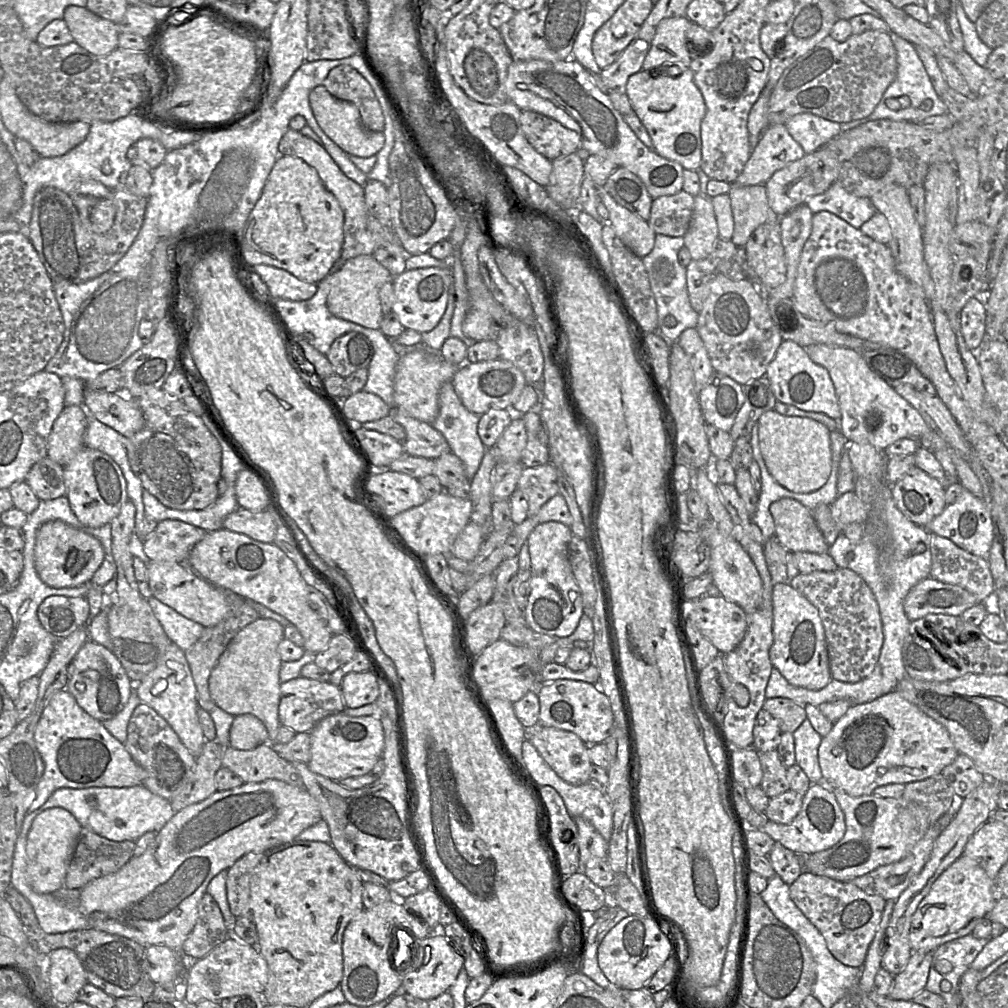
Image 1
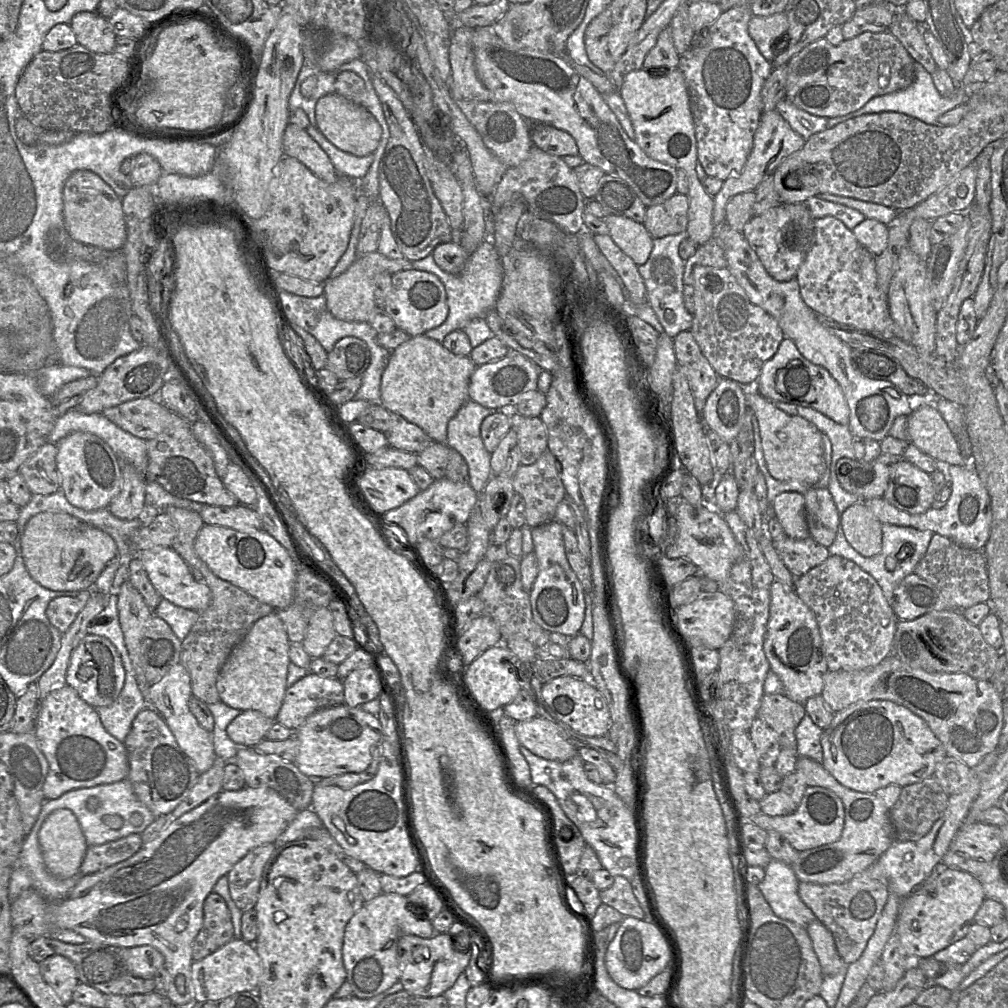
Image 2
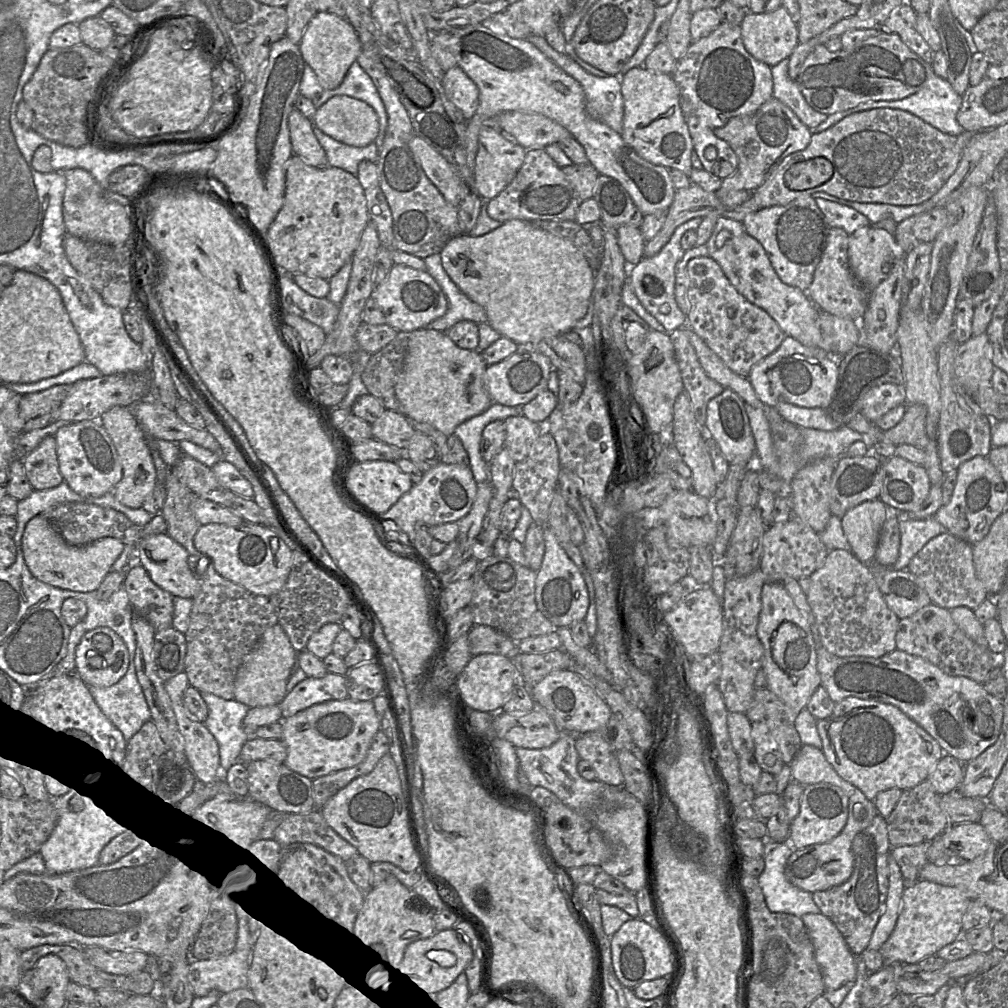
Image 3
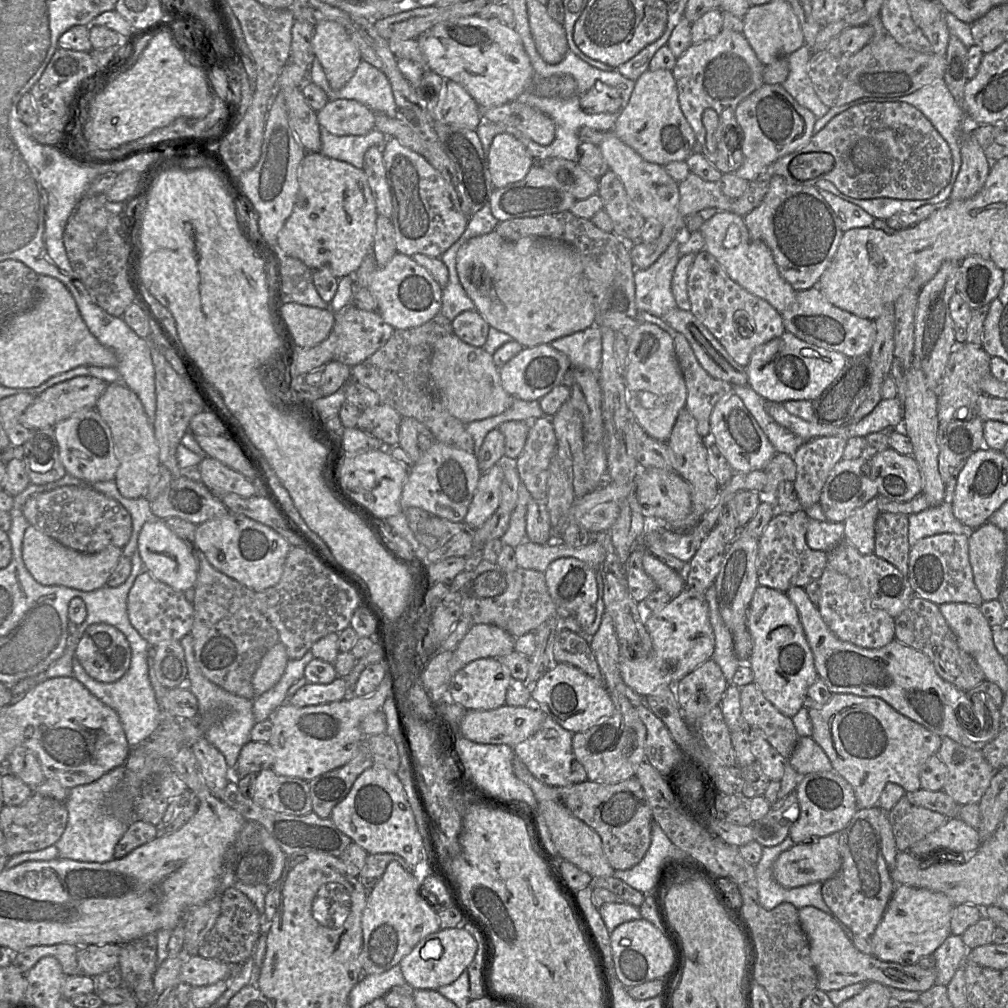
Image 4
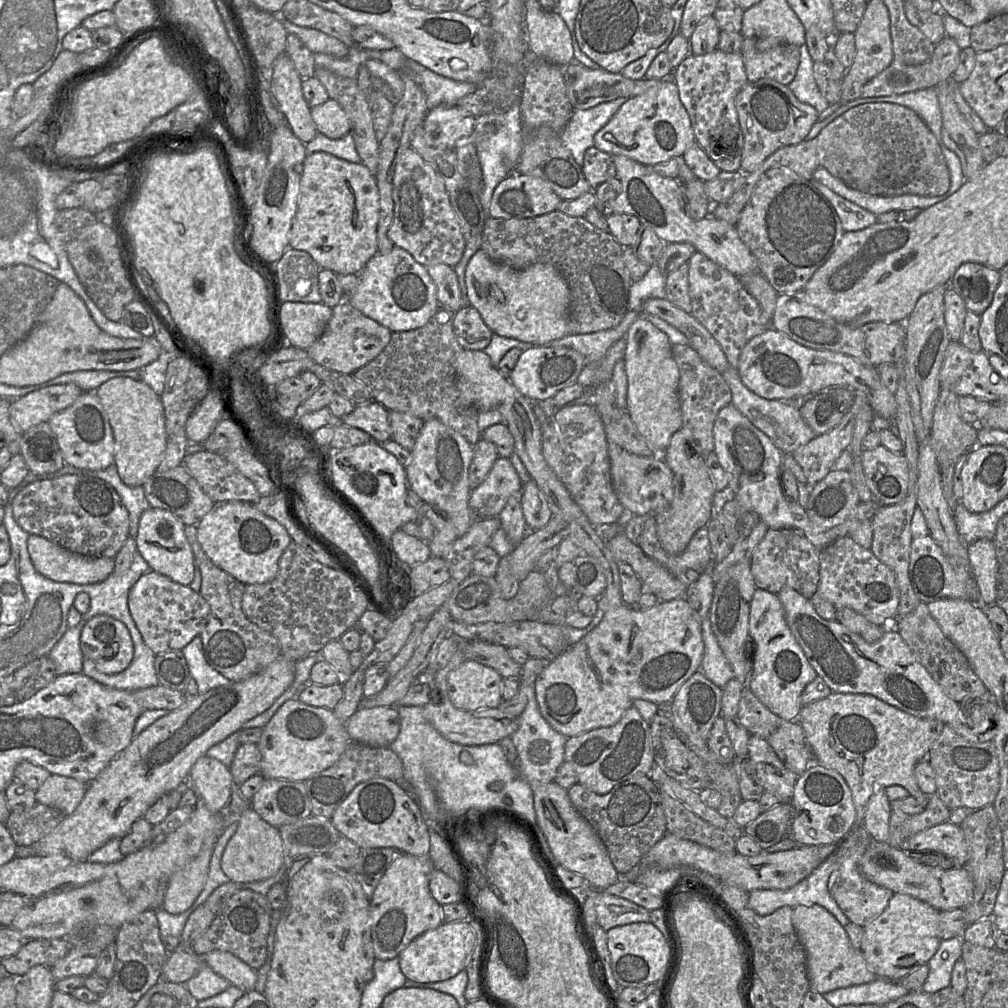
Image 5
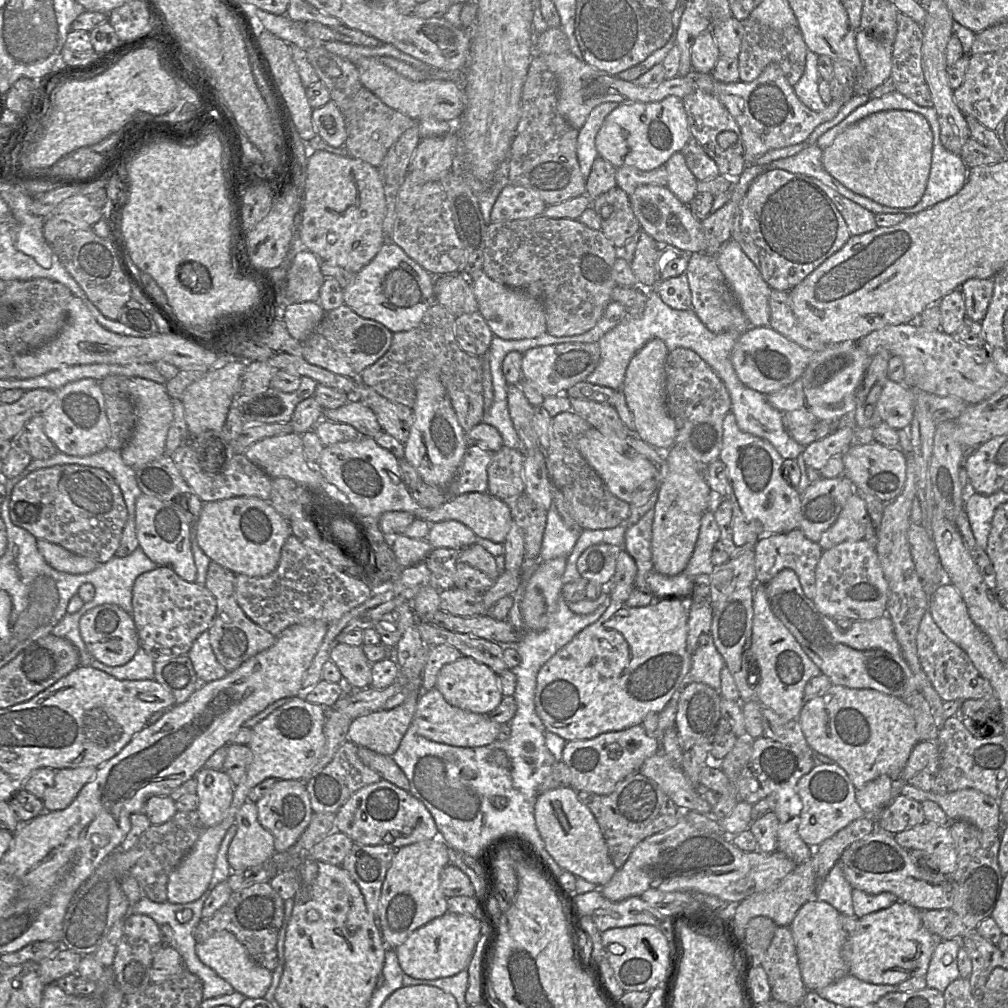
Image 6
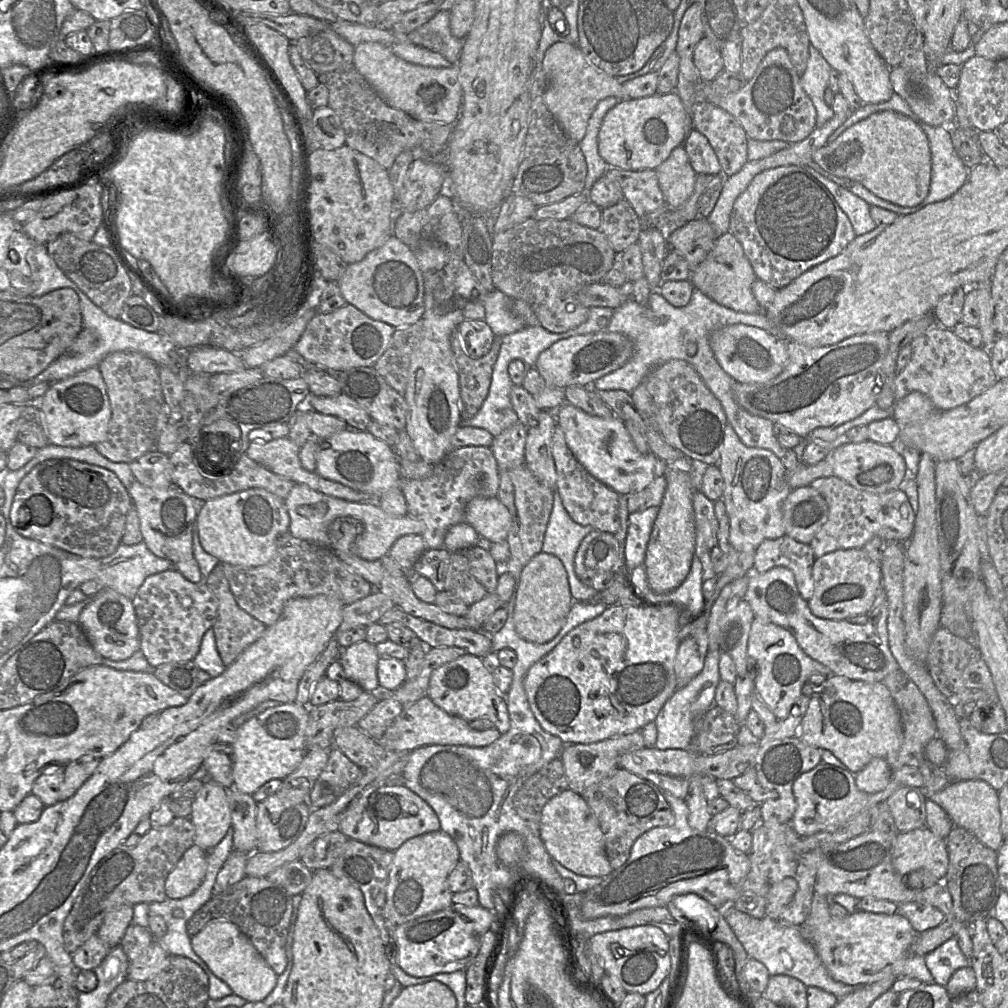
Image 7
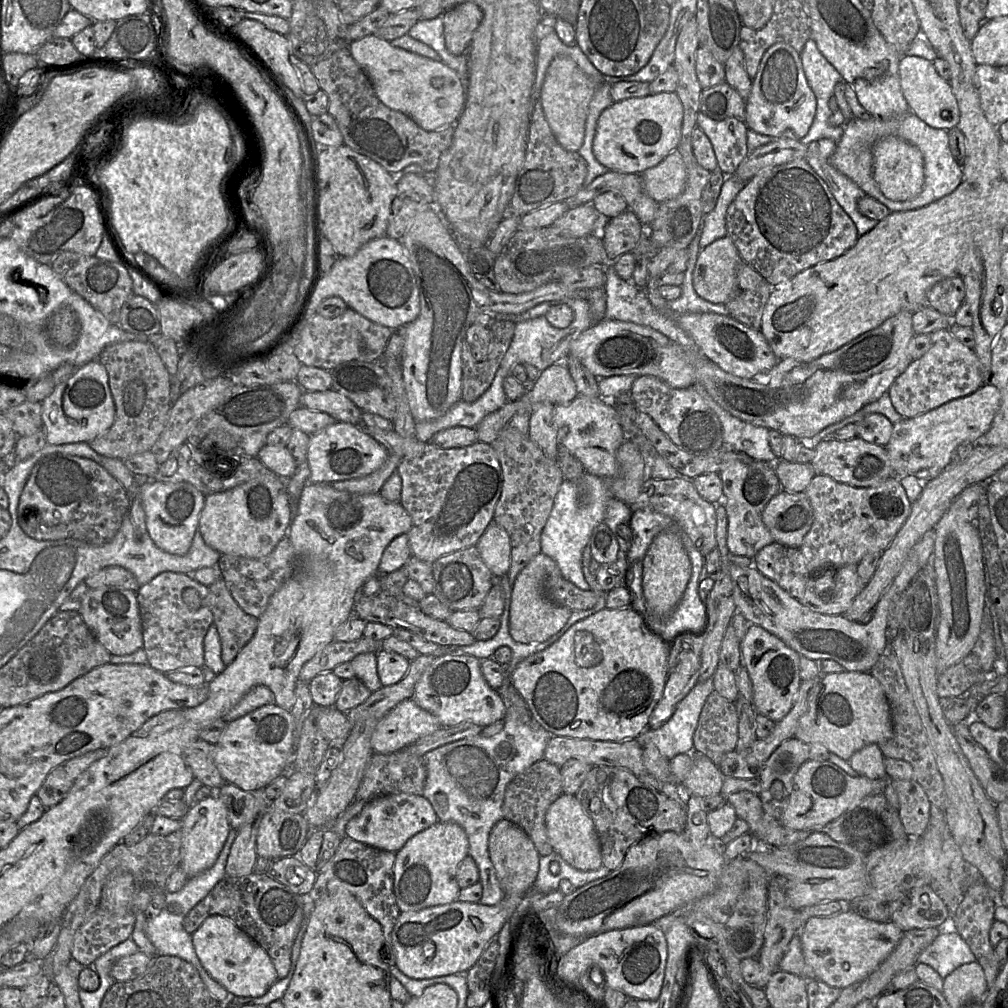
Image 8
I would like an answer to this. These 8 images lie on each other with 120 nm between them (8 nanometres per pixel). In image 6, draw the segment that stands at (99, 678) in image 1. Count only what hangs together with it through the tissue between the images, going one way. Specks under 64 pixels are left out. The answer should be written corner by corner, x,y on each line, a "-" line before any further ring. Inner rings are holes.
104,604
85,613
80,619
79,631
89,654
110,667
125,665
140,648
133,617
116,605

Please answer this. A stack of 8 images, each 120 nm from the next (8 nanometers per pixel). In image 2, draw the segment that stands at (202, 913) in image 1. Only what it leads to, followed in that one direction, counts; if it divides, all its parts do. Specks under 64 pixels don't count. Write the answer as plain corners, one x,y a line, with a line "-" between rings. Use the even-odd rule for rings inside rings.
211,892
203,904
203,925
192,944
192,959
199,961
234,938
230,911
225,900

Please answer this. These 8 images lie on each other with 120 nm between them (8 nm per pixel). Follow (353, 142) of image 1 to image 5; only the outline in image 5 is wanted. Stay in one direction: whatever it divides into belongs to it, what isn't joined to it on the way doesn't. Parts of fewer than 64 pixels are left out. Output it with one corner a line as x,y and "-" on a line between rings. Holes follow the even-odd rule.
329,98
325,103
311,108
312,120
317,132
330,139
338,139
351,131
351,121
336,101

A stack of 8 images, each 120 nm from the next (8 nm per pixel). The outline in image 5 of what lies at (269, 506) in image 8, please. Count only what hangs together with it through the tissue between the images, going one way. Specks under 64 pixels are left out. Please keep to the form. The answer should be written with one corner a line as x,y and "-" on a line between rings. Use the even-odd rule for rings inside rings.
242,501
216,504
196,527
198,542
212,563
244,585
272,581
277,576
280,557
291,543
281,524

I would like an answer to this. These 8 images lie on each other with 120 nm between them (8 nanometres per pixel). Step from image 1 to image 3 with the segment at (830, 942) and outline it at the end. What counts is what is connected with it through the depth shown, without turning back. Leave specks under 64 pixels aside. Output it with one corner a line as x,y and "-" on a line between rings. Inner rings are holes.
878,814
852,842
854,868
850,878
841,885
812,893
820,913
828,917
844,937
850,951
859,956
868,946
882,915
889,890
888,857
892,847
888,839
886,818

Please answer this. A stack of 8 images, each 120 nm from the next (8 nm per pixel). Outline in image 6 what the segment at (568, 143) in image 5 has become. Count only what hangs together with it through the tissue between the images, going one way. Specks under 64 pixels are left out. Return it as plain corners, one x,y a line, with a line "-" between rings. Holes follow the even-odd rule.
606,102
596,106
588,115
584,125
578,130
576,152
584,179
589,176
592,164
599,156
595,146
596,135
607,115
618,105
615,102

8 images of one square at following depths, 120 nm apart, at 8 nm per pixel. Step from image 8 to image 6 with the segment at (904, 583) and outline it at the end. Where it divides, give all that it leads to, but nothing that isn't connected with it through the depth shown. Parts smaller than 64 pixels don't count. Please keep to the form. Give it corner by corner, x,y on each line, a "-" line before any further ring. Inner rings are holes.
785,568
765,584
769,605
774,615
788,628
807,656
819,667
821,674
829,677
832,684
855,689
873,689
898,698
905,698
917,690
915,677
902,655
894,626
888,615
854,621
848,629
840,629
834,620
821,613
813,600
804,594
796,573

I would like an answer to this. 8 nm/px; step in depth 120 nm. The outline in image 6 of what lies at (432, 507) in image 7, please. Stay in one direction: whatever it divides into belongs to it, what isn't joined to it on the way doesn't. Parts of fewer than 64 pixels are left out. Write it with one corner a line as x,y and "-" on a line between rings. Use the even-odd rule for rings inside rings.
479,446
467,447
455,476
445,487
447,501
468,492
487,492
487,469
493,453

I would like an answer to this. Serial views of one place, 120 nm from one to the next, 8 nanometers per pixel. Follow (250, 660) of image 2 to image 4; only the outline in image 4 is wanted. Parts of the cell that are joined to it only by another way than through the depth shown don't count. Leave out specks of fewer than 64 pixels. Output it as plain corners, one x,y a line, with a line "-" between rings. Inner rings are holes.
281,641
268,650
252,679
255,696
262,695
279,682
288,660
286,647

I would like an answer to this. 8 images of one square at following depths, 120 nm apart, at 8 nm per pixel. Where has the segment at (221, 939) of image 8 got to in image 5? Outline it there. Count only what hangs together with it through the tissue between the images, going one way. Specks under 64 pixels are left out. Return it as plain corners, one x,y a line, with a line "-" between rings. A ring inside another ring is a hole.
214,950
200,957
202,957
203,963
214,972
243,992
255,989
257,970
251,968
232,953

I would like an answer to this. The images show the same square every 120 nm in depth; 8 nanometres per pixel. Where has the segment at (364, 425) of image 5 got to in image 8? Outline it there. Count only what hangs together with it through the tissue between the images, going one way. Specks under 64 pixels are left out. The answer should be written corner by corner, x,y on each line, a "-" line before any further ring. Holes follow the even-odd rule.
328,389
326,391
303,391
300,406
329,414
338,422
358,425
362,411
346,396

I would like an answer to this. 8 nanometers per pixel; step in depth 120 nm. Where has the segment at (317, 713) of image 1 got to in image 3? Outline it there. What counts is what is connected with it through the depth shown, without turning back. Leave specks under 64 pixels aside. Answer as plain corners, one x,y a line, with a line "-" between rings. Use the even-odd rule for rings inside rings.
327,673
322,678
306,677
279,704
282,718
288,718
313,705
348,697
346,676

